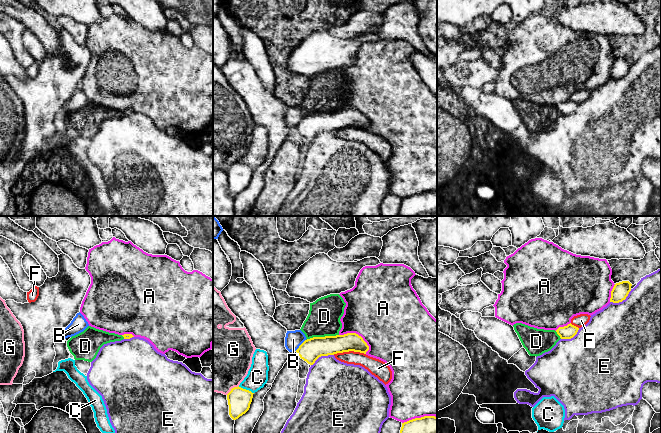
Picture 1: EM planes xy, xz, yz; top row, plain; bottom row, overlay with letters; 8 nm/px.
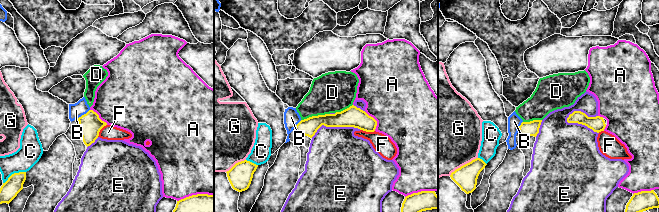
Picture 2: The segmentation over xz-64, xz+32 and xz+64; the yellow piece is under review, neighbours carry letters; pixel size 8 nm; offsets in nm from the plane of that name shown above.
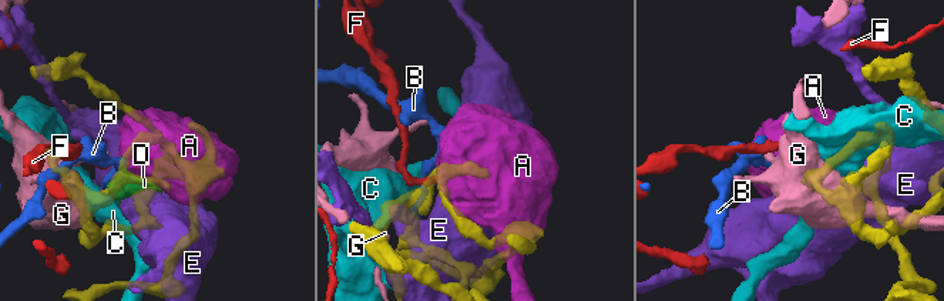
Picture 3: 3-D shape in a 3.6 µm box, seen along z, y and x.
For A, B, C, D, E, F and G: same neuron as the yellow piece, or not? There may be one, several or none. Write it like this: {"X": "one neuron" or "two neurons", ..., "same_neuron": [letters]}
{"A": "two neurons", "B": "two neurons", "C": "two neurons", "D": "two neurons", "E": "two neurons", "F": "two neurons", "G": "two neurons", "same_neuron": []}

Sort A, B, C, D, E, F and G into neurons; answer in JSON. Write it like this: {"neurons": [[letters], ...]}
{"neurons": [["A"], ["B"], ["C"], ["D"], ["E"], ["F"], ["G"]]}

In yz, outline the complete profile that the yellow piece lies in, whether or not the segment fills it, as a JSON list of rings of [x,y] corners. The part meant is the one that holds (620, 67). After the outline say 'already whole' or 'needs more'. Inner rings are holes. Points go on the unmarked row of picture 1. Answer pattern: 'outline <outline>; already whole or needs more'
outline [[[629,57],[616,59],[611,67],[610,78],[619,79],[626,75],[631,67],[632,60]]]; already whole

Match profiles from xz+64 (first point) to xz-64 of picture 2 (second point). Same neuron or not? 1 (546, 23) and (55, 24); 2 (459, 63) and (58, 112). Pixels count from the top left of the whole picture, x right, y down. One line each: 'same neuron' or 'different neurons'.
1: same neuron
2: same neuron

